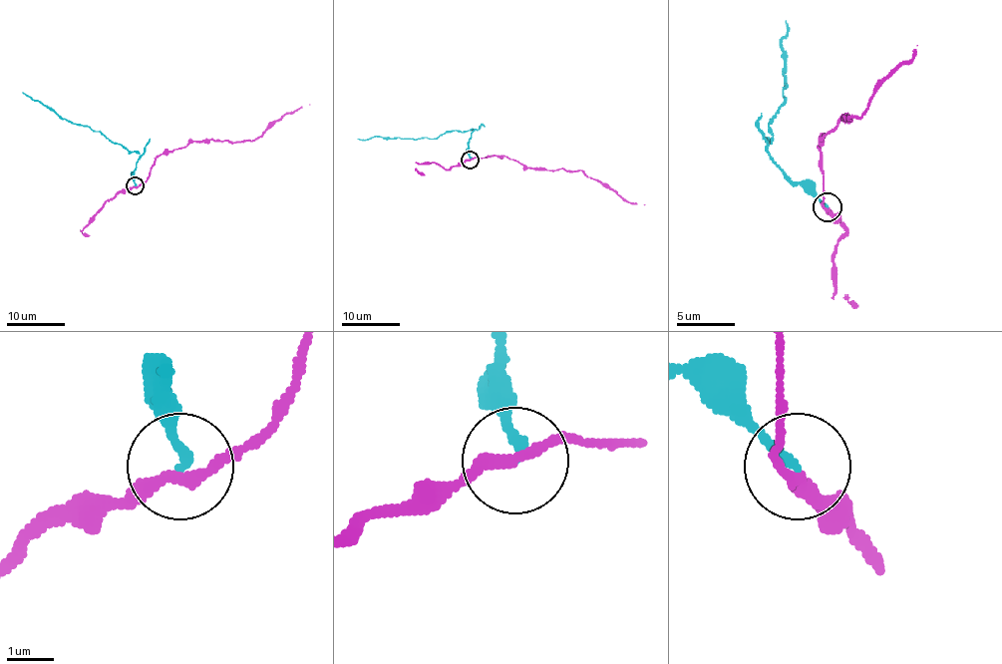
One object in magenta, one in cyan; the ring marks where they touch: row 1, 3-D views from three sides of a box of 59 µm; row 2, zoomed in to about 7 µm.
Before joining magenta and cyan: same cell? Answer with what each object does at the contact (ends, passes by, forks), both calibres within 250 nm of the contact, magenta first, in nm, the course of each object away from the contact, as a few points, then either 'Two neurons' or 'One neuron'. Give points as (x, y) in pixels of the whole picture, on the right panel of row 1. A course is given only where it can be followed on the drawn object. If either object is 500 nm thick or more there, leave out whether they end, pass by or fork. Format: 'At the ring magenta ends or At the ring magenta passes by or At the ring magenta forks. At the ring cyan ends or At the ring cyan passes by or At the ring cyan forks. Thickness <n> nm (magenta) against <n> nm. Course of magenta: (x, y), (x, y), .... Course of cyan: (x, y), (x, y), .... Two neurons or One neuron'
At the ring magenta passes by. At the ring cyan ends. Thickness 240 nm (magenta) against 200 nm. Course of magenta: (829, 207), (823, 204), (820, 141), (842, 118), (865, 112), (874, 89), (911, 57), (917, 46). Course of cyan: (829, 207), (788, 175), (771, 156), (768, 144), (774, 136), (768, 127), (785, 98), (785, 20). Two neurons

